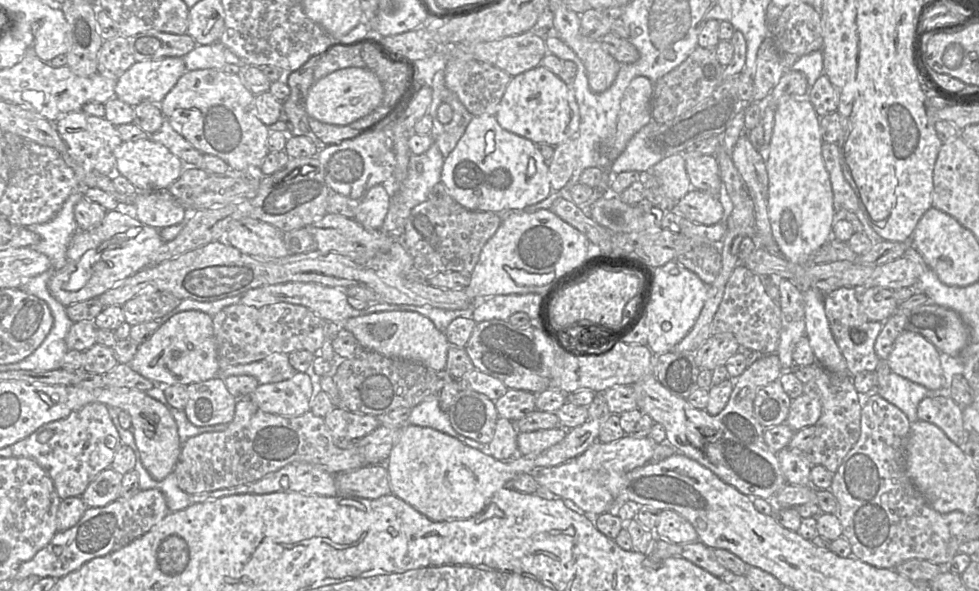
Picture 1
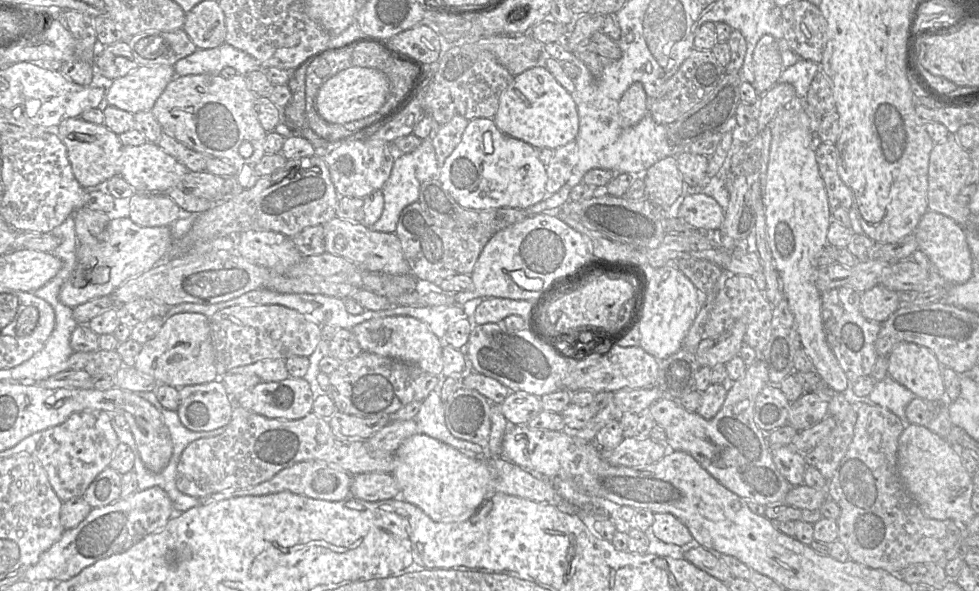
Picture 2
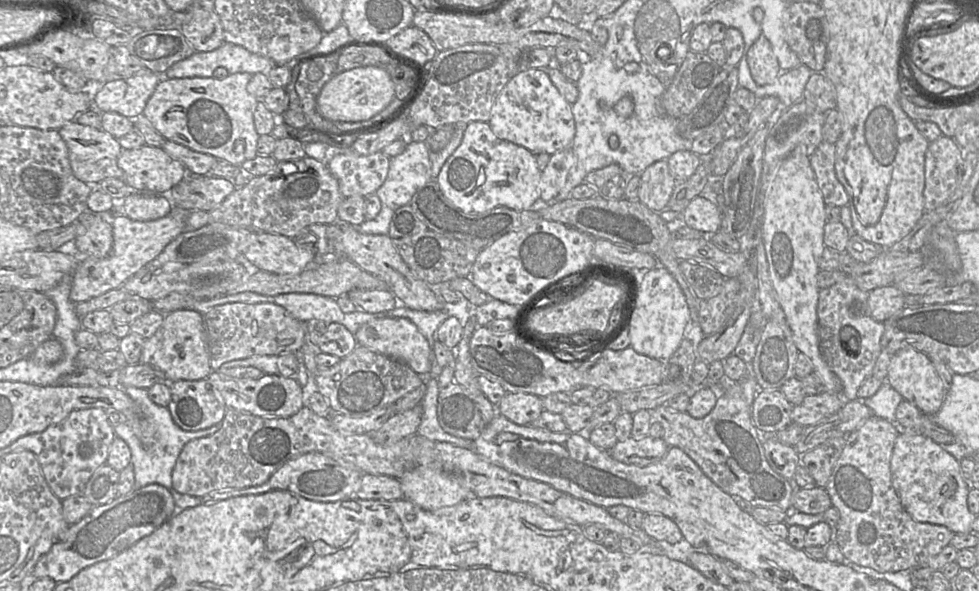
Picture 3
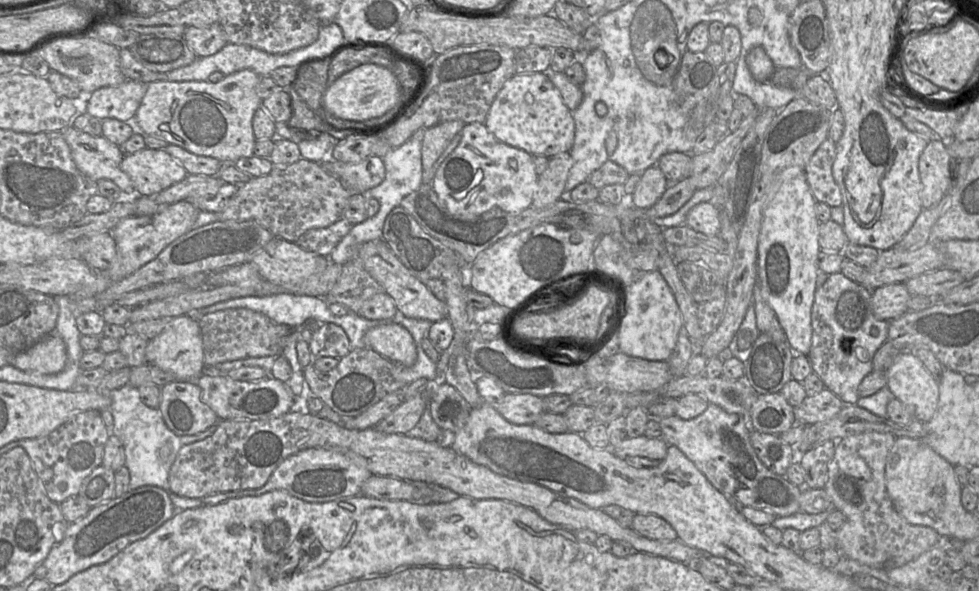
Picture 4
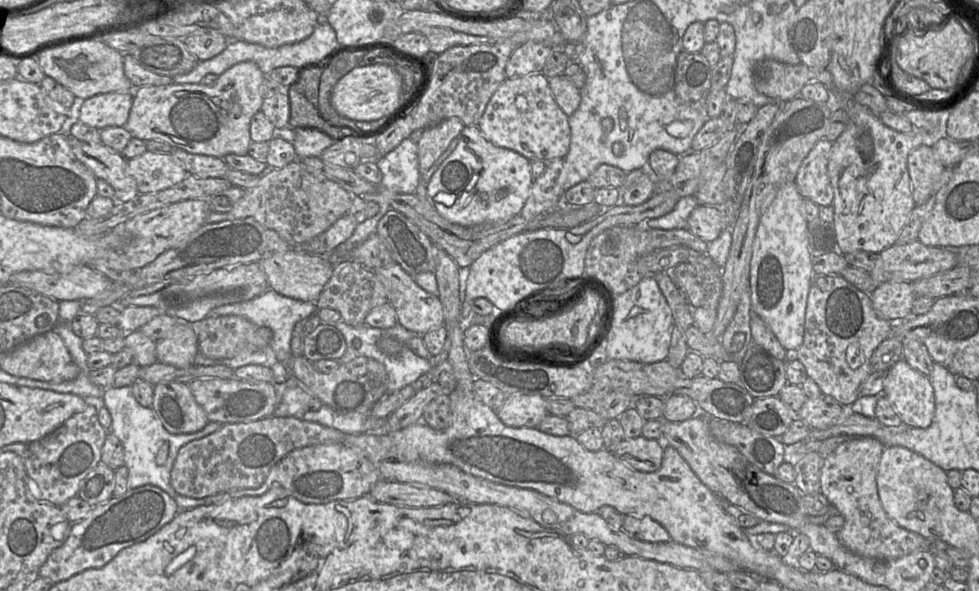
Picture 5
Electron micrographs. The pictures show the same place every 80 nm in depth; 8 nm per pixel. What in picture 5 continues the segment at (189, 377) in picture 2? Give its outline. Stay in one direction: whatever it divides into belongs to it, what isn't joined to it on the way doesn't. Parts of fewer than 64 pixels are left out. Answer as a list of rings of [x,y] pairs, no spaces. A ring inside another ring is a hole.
[[[188,322],[177,323],[167,337],[156,342],[157,361],[176,368],[194,365],[198,353],[197,334]]]

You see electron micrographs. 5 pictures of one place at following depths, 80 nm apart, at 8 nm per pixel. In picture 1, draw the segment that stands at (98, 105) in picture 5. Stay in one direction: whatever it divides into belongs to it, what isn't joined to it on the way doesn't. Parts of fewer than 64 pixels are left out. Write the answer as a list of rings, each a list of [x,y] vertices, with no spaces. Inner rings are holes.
[[[182,57],[135,62],[117,78],[115,97],[132,107],[143,101],[159,105],[186,71]]]

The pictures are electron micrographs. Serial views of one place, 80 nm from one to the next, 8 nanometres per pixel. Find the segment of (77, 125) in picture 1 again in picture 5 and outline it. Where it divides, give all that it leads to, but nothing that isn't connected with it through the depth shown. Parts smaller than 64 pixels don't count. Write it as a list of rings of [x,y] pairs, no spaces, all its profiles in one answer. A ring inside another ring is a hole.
[[[72,135],[68,136],[68,142],[76,158],[91,170],[97,179],[102,179],[113,187],[116,202],[128,202],[139,194],[135,180],[127,172],[127,160],[121,153],[109,149],[102,143],[89,145]]]

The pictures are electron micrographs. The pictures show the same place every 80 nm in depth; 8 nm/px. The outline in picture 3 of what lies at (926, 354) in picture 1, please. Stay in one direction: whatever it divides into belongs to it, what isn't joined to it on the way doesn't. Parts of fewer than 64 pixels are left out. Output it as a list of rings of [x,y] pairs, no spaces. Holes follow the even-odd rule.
[[[915,349],[892,355],[886,381],[924,414],[935,415],[943,404],[945,390],[932,361]]]

